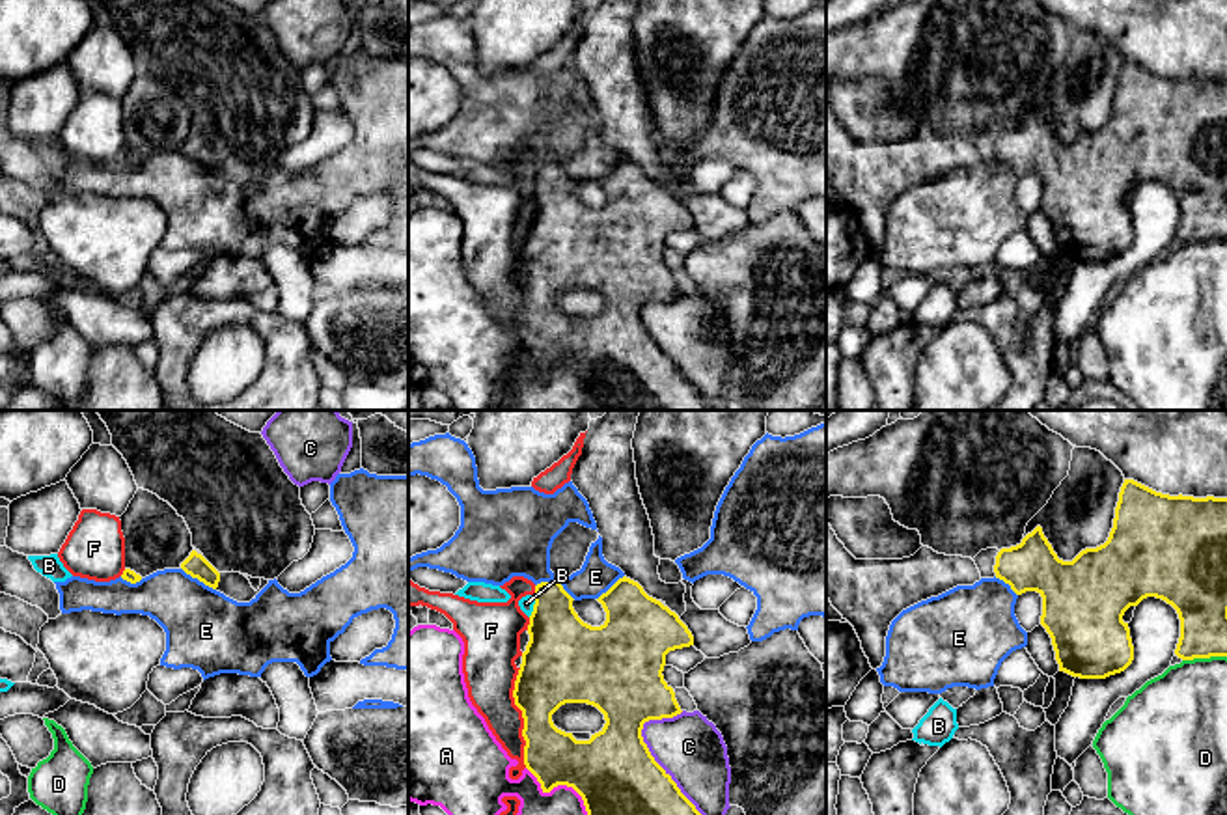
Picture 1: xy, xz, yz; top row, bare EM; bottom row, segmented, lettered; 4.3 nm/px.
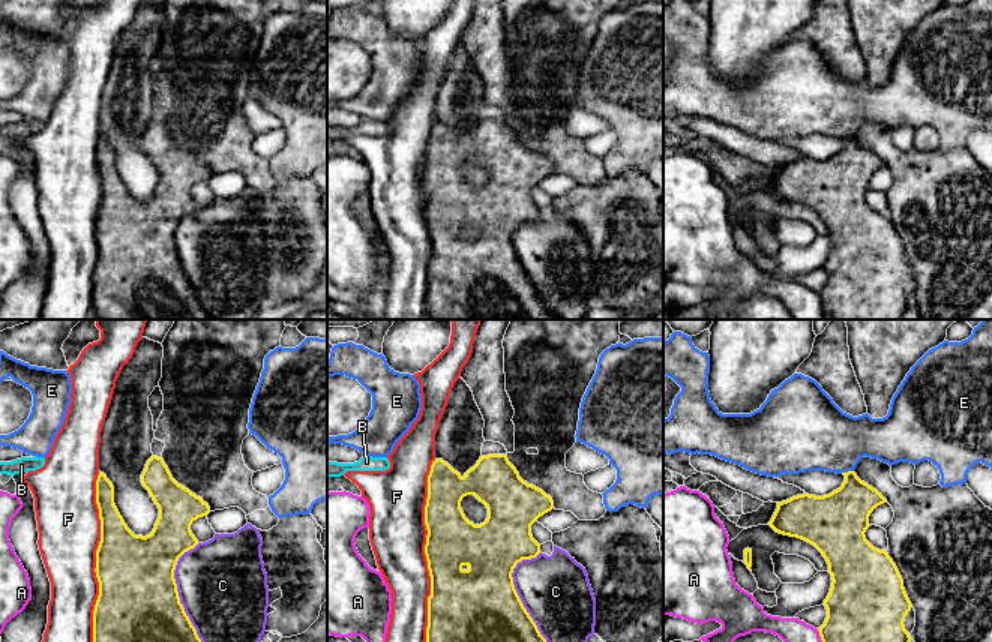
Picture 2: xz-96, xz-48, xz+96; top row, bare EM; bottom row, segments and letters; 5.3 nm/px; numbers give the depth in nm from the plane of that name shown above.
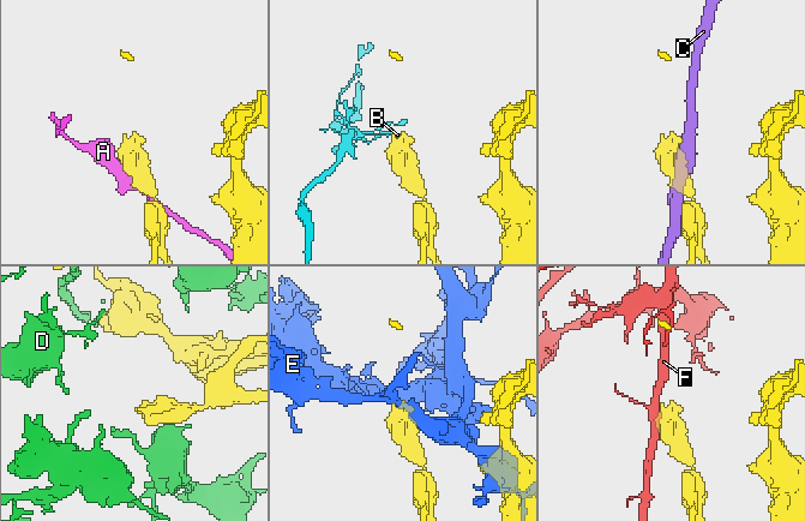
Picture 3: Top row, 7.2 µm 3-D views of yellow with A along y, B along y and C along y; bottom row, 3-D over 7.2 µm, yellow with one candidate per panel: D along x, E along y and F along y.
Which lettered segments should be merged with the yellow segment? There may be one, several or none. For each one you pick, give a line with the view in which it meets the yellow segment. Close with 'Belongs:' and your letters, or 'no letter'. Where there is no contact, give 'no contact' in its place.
Belongs: no letter

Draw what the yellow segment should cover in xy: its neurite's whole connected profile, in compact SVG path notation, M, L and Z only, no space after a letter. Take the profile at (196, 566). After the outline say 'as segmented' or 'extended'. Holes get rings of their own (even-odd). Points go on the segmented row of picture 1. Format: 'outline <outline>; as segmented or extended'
outline M192 550L190 556L181 563L181 569L205 586L213 589L218 587L220 573L196 550Z; as segmented

